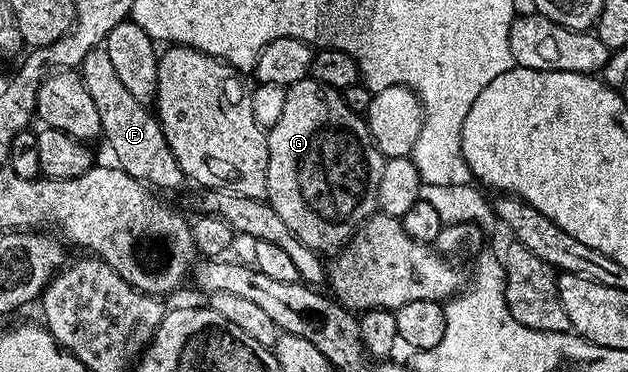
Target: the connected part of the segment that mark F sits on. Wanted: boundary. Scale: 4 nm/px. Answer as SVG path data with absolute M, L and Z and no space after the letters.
M107 49L90 50L83 57L83 63L78 66L77 73L84 82L85 91L89 92L90 99L96 104L103 129L102 137L107 138L108 148L115 153L114 161L118 169L124 170L138 182L160 191L175 190L185 182L184 172L177 164L163 130L159 127L158 117L144 103L133 100L133 95L126 90L125 84L121 84L109 60Z

